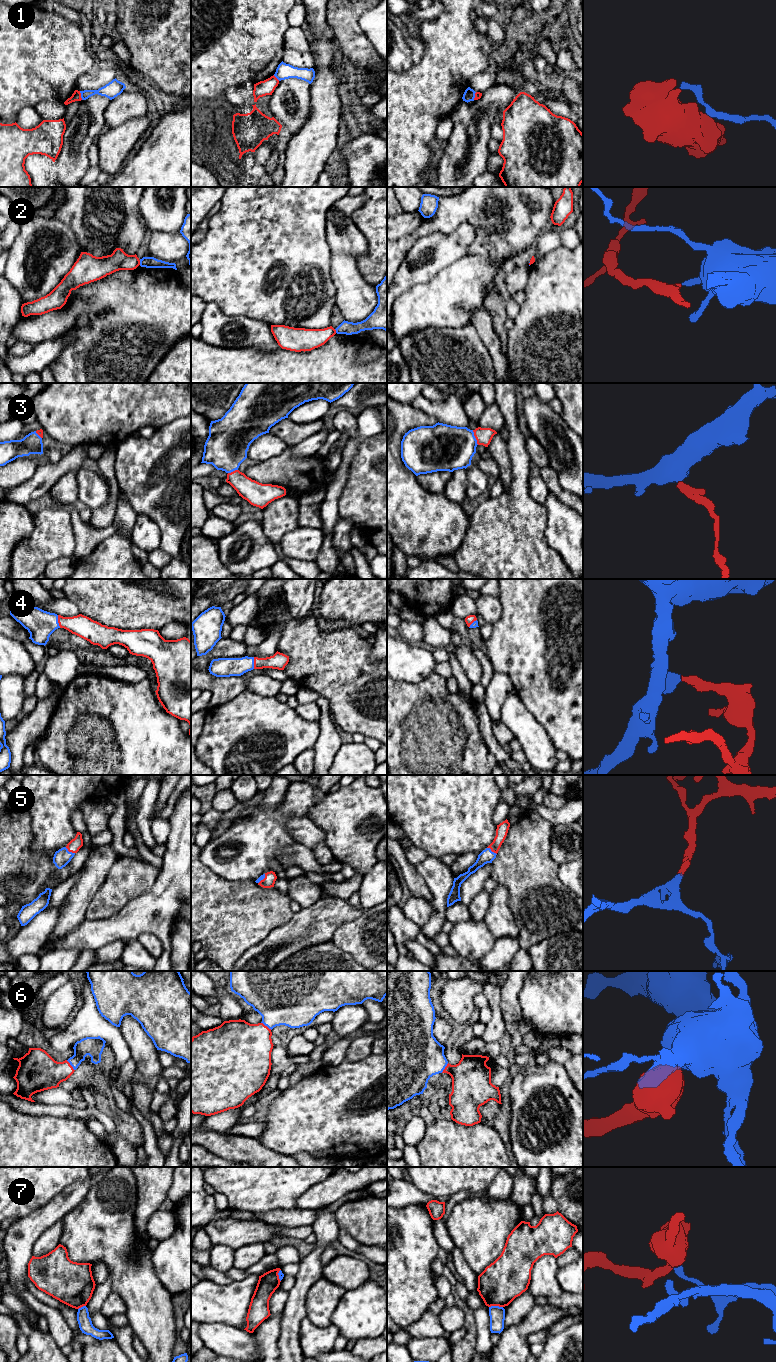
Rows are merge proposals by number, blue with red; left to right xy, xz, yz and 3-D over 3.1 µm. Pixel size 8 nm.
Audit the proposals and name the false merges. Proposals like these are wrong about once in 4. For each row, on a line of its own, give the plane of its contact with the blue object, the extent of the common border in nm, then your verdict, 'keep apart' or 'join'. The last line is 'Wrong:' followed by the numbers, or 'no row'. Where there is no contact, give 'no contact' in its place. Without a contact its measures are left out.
1: meets blue in xy; contact 80 nm long; keep apart
2: meets blue in xy; contact 40 nm long; keep apart
3: meets blue in yz; contact 130 nm long; join
4: meets blue in xy; contact 110 nm long; join
5: meets blue in yz; contact 100 nm long; join
6: meets blue in xy; contact 110 nm long; join
7: meets blue in yz; contact 110 nm long; keep apart
Wrong: 1, 2, 7

